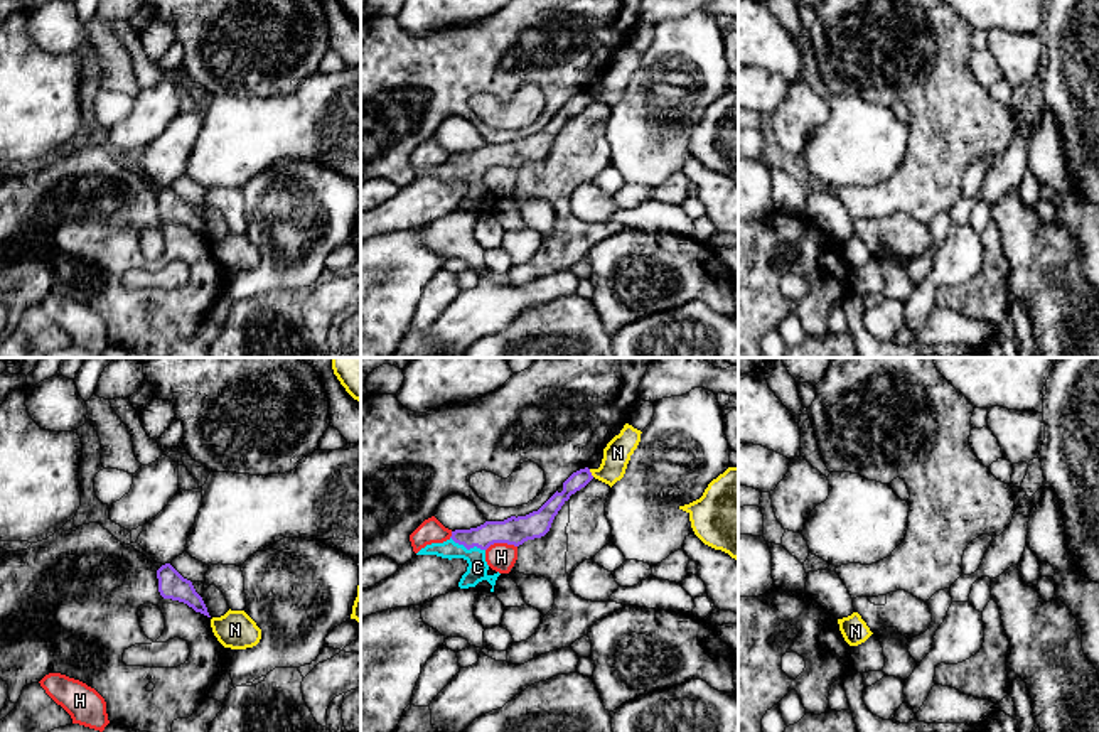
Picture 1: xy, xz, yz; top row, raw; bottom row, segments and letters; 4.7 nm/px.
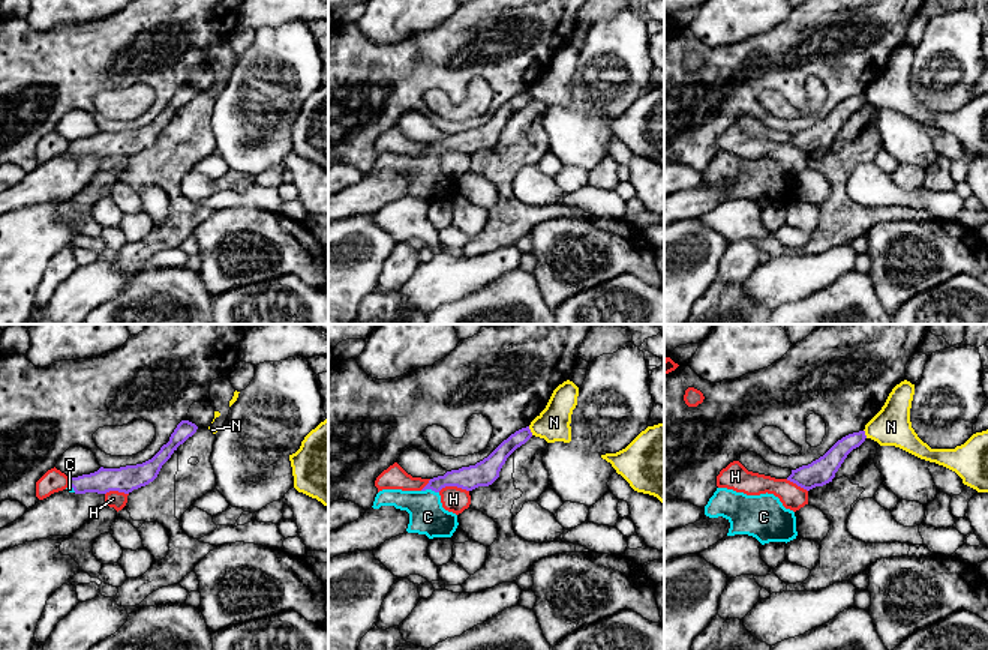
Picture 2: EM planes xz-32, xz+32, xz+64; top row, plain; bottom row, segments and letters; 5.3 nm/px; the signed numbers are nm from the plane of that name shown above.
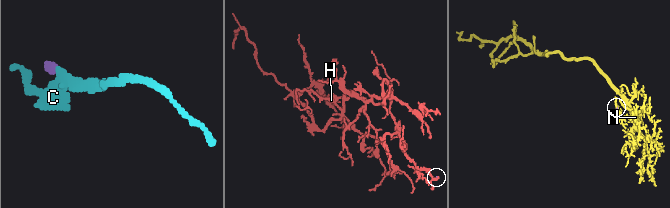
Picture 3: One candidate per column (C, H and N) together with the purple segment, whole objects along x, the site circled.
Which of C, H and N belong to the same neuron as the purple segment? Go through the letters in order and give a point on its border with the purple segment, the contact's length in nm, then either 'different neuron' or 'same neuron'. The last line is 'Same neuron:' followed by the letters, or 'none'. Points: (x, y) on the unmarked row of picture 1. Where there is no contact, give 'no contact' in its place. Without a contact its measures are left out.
C: meets purple in xz at (467, 171); contact 180 nm long; same neuron
H: meets purple in xz at (501, 164); contact 150 nm long; different neuron
N: meets purple in xz at (590, 95); contact 50 nm long; different neuron
Same neuron: C

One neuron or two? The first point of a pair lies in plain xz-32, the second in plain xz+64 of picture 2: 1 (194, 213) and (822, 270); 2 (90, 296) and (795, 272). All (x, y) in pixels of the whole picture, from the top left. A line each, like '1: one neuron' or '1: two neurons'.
1: two neurons
2: one neuron

